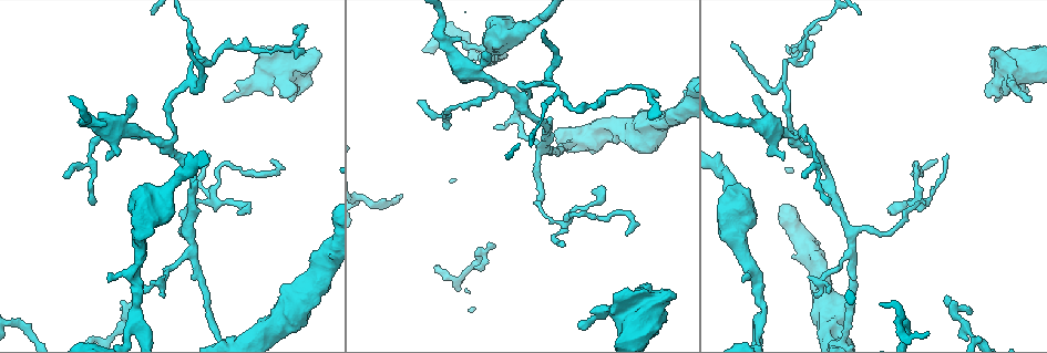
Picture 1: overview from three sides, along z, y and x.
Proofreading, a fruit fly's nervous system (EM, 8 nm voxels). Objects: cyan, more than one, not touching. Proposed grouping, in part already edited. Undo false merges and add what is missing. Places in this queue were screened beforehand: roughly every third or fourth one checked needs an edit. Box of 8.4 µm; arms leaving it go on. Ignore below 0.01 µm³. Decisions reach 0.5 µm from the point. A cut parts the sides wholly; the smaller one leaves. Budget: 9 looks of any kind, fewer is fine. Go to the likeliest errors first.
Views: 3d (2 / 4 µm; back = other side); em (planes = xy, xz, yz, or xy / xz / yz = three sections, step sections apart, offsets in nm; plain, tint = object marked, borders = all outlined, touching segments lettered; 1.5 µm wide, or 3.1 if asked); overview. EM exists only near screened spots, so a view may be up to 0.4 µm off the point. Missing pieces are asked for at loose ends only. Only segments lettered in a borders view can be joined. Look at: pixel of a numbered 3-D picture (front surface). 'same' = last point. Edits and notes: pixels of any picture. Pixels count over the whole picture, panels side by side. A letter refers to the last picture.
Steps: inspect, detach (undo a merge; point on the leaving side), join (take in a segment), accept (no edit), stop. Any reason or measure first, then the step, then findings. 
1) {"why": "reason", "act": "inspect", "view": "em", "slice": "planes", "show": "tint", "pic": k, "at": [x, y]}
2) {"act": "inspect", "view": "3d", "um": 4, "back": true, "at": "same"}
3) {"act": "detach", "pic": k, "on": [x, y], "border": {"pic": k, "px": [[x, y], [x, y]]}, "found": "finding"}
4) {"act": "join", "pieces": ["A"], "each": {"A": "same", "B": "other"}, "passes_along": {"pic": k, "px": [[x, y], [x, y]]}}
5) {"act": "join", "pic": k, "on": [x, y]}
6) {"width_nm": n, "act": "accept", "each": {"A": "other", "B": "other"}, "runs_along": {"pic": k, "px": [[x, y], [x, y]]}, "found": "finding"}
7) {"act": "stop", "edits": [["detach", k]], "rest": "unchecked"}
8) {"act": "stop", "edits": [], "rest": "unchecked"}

{"why": "branch stops here", "act": "inspect", "view": "em", "slice": "planes", "show": "borders", "pic": 1, "at": [298, 92]}

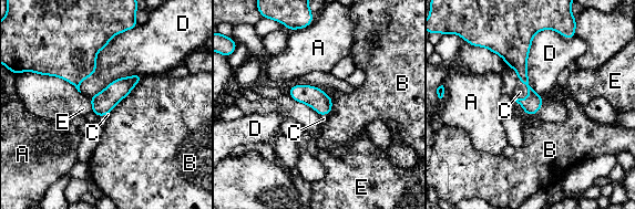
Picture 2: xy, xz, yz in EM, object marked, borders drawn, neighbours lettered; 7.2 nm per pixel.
{"act": "join", "pieces": ["C"], "each": {"A": "other", "B": "other", "C": "same", "D": "other", "E": "other"}, "passes_along": {"pic": 2, "px": [[531, 105], [530, 96], [520, 92]]}, "found": "it goes on there"}

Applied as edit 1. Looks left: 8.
{"why": "redraw", "act": "inspect", "view": "overview"}

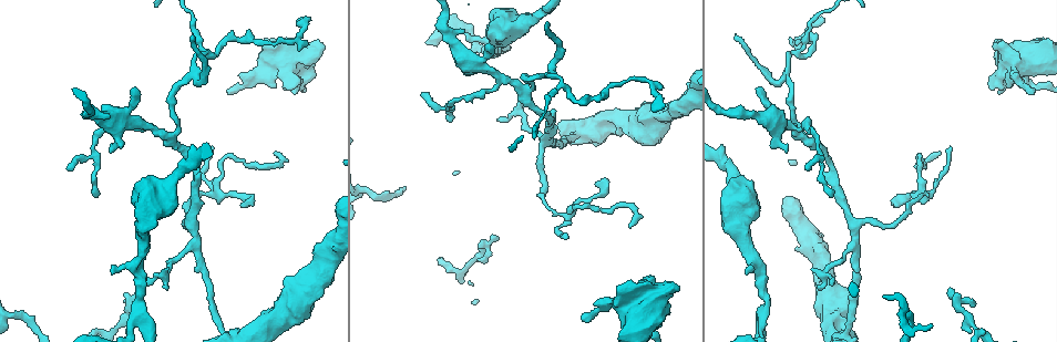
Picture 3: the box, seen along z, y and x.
{"why": "an open end", "act": "inspect", "view": "em", "slice": "xy", "step": 8, "show": "tint", "pic": 3, "at": [67, 169]}

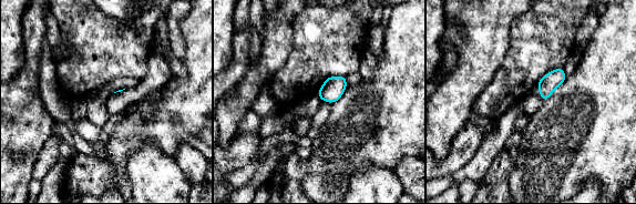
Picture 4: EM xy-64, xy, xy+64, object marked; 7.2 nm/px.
{"act": "inspect", "view": "em", "slice": "xy", "step": 8, "show": "borders", "at": "same"}

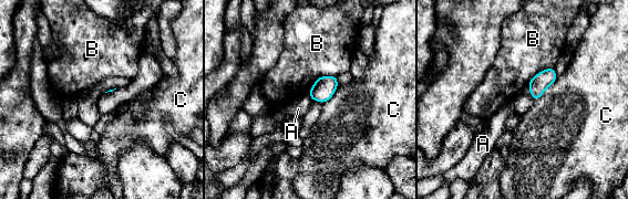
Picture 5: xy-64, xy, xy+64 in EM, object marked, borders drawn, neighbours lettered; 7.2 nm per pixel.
{"act": "accept", "each": {"A": "other", "B": "other", "C": "other"}, "border": {"pic": 5, "px": [[308, 94], [312, 100]]}, "found": "no lettered segment goes on from it"}

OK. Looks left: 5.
{"act": "inspect", "view": "3d", "um": 4, "pic": 3, "at": [925, 196]}

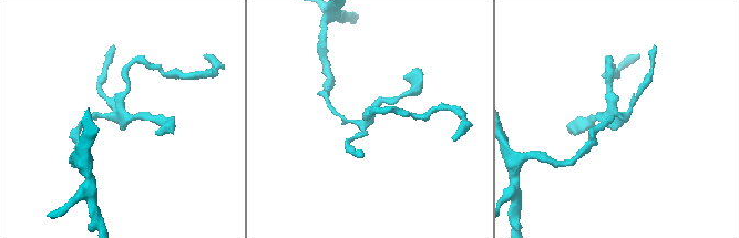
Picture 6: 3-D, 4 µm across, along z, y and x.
{"why": "now the EM", "act": "inspect", "view": "em", "slice": "xy", "step": 8, "show": "borders", "pic": 6, "at": [619, 118]}

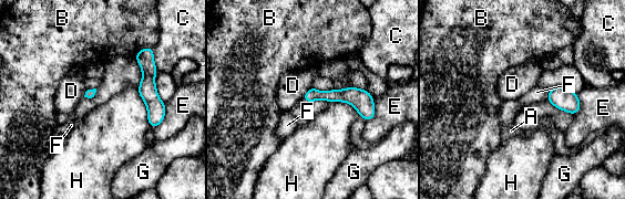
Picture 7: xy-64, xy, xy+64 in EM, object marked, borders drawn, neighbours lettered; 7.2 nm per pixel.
{"act": "accept", "each": {"A": "other", "B": "other", "C": "other", "D": "other", "E": "other", "F": "other", "G": "other", "H": "other"}, "border": {"pic": 7, "px": [[551, 88], [546, 100]]}, "found": "one neuron here"}

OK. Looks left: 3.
{"act": "stop", "edits": [["join", 2]], "rest": "unchecked"}

